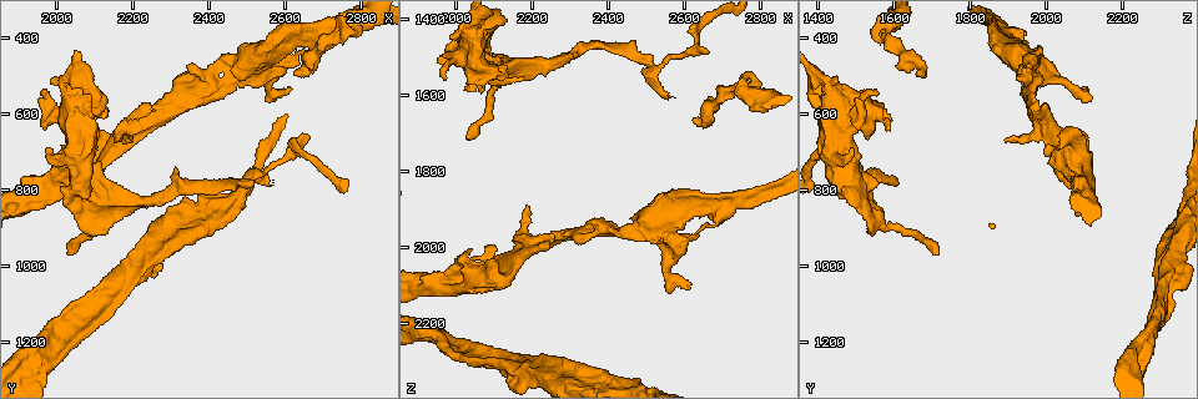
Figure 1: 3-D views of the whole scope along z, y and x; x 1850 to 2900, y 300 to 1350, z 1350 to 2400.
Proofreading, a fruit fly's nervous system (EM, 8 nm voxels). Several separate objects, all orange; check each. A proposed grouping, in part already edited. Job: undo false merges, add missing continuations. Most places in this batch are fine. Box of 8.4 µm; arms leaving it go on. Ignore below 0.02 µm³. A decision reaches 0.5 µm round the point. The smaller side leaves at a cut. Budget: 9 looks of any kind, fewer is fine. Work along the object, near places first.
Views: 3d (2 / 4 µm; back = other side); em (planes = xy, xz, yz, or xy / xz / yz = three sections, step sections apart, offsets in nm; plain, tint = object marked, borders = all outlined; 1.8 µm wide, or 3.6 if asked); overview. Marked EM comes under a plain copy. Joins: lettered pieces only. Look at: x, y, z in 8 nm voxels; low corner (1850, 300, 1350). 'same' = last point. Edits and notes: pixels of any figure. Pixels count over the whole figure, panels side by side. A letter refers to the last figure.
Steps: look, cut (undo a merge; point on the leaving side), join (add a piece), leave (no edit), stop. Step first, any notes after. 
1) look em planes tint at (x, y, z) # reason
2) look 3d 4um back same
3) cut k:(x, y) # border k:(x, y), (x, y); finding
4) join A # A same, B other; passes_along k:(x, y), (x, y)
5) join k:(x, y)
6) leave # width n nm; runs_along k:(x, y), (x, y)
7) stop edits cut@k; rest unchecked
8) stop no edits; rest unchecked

look 3d 2um at (2620, 490, 1670) # branch stops here

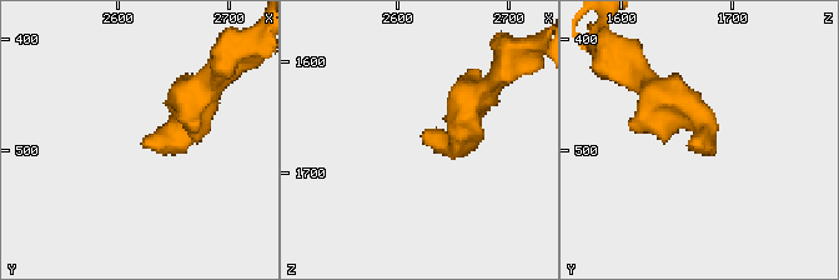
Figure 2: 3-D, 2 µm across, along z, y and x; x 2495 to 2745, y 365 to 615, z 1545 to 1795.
look em planes tint at (2622, 494, 1670)

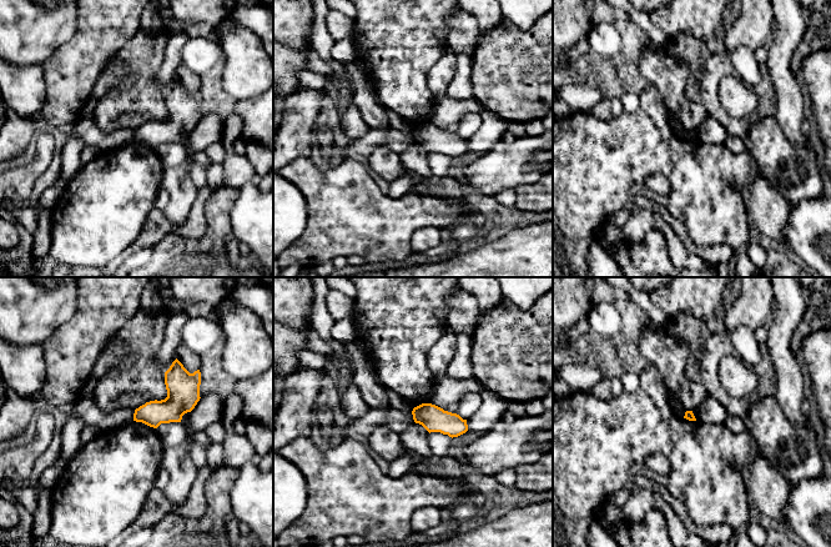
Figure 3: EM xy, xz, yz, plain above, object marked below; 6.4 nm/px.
look em planes borders same

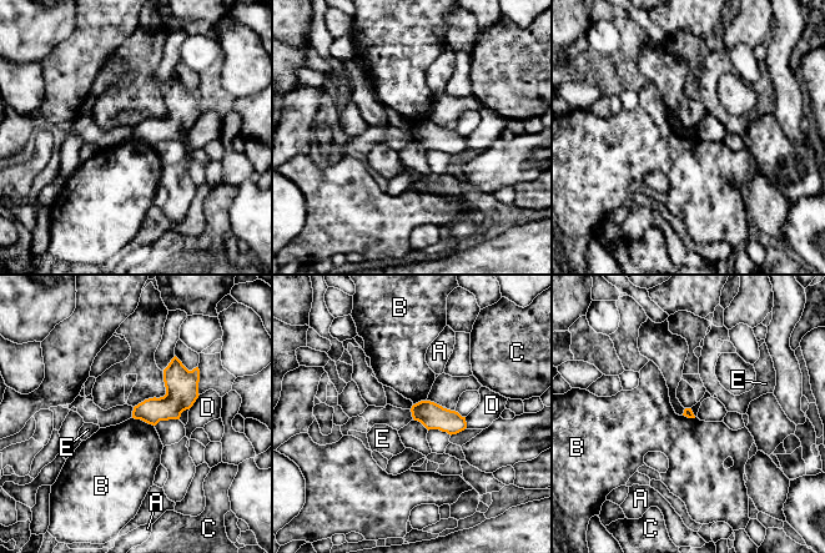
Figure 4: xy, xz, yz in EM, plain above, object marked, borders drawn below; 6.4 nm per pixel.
leave # A other, B other, C other, D other, E other; border 4:(132, 417), (154, 426); no lettered piece goes on from it

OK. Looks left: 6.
look em 3.6um yz step 4 borders at (2550, 455, 1955) # four-way junction

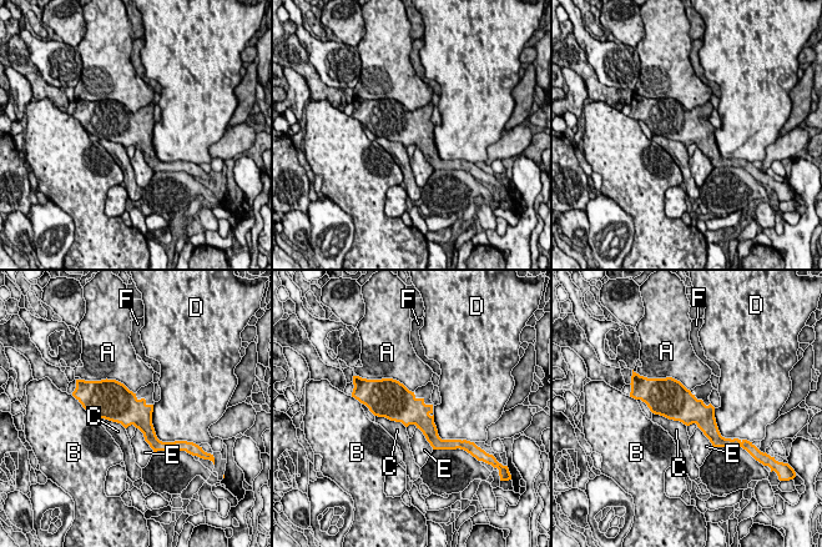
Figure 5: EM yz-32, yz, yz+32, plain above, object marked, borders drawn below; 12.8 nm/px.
leave # width 420 nm; A other, B other, C other, D other, E other, F other; border 5:(652, 412), (679, 420), (686, 426); all the same neuron

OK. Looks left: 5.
look em planes borders at (1980, 515, 1445) # branch stops here

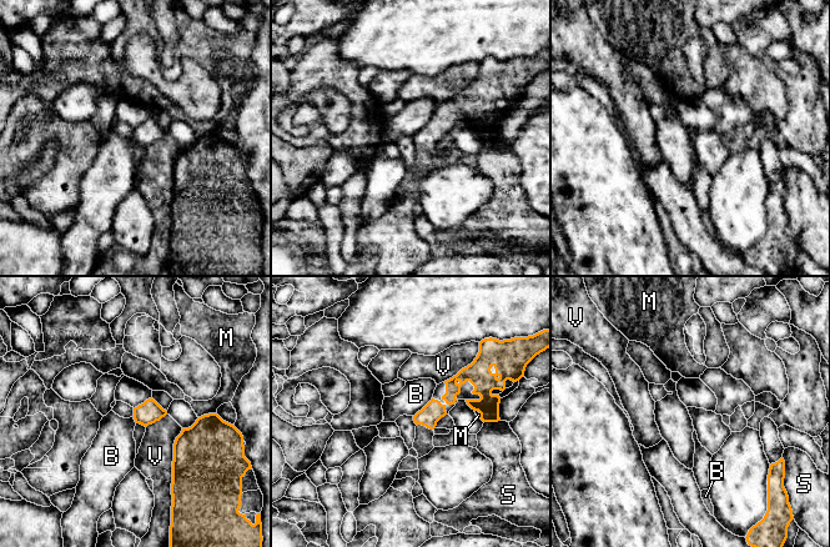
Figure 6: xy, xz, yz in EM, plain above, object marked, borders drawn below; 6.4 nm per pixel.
leave # B other, M other, S other, V other; runs_along 6:(486, 410), (478, 386), (463, 379), (417, 420); none of them fits

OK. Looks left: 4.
look em xy step 8 tint at (1985, 1205, 2270) # arms run side by side

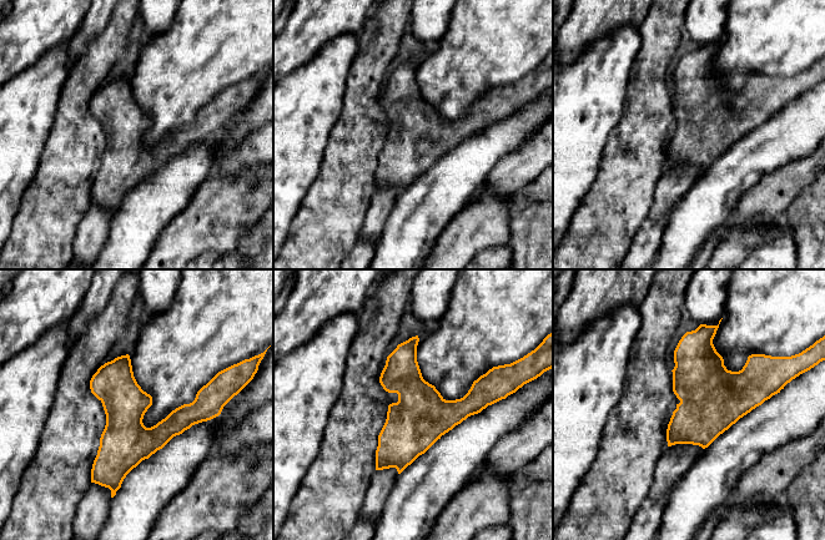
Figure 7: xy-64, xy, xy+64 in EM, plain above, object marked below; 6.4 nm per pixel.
look em planes tint same

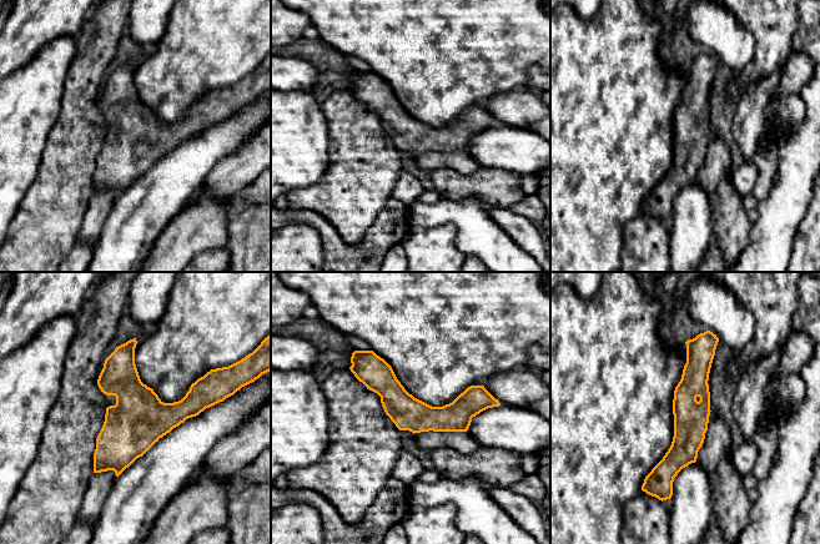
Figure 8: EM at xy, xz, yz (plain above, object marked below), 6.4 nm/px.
look em planes borders same

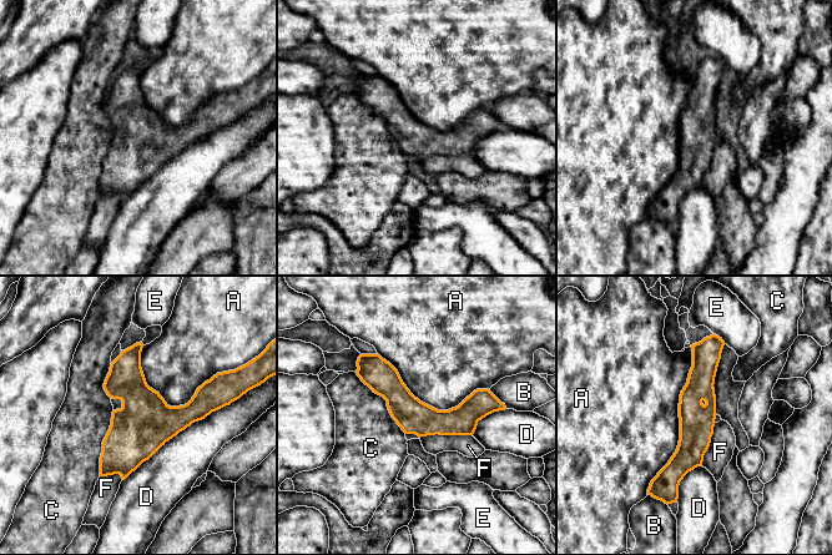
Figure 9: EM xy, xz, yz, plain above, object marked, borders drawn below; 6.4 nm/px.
leave # longest_contact A 950 nm; A other, B other, C other, D other, E other, F other; one neuron here

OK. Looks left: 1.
stop no edits; rest unchecked

